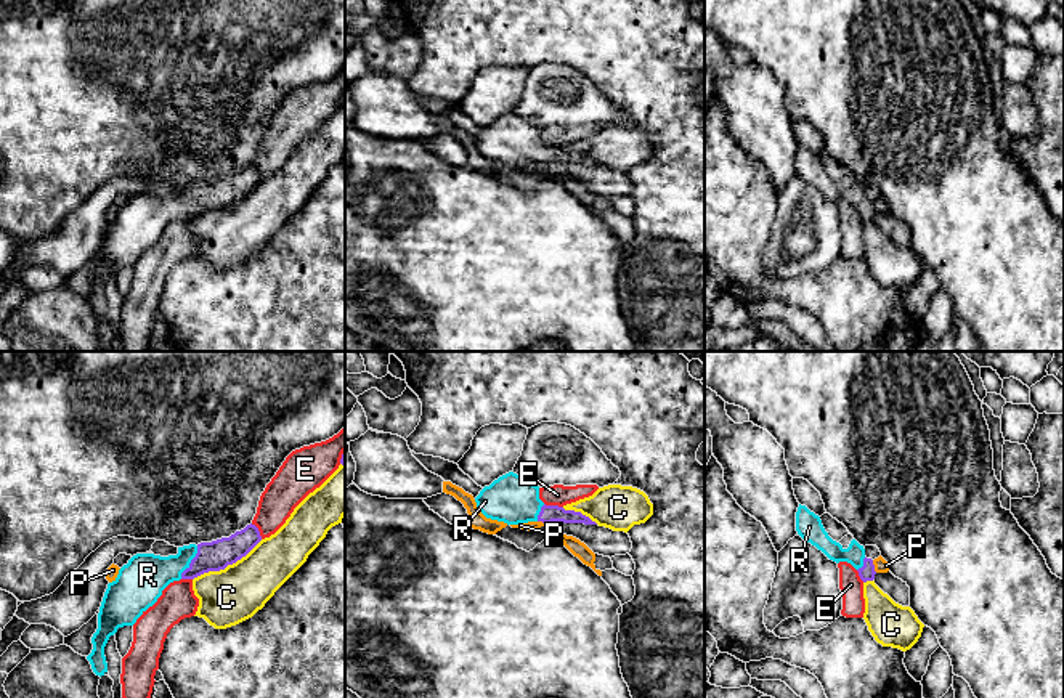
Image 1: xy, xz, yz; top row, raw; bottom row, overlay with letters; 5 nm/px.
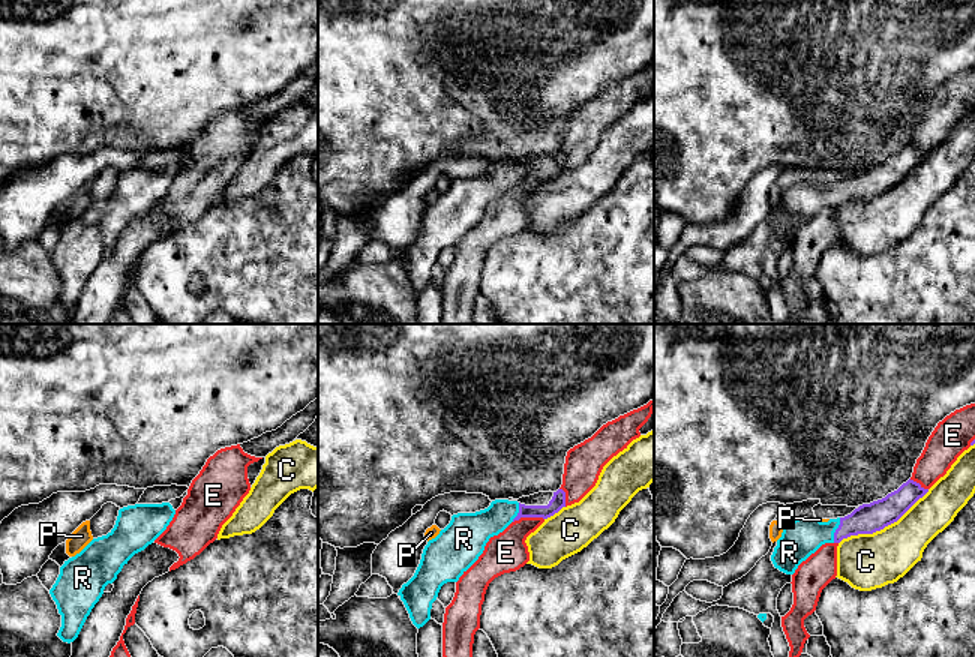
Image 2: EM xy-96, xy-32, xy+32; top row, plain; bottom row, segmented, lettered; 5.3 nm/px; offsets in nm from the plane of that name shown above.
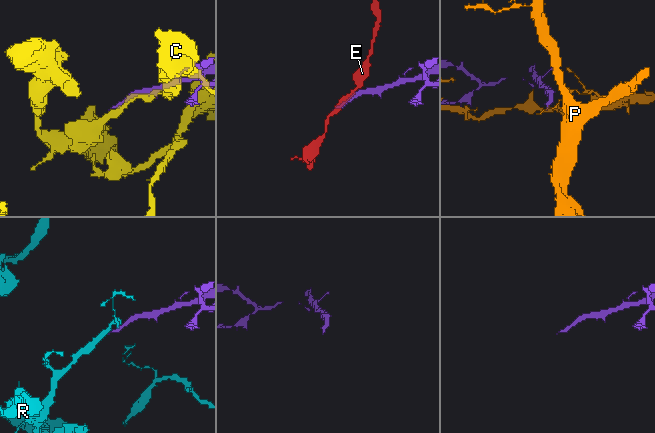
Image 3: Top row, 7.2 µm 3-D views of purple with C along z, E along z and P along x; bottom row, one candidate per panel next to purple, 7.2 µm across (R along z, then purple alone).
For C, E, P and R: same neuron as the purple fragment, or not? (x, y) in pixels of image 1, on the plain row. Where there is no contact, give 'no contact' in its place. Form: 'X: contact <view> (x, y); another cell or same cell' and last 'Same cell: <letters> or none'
C: contact xy (227, 206); another cell
E: contact xz (554, 146); another cell
P: contact yz (873, 207); another cell
R: contact xy (191, 202); same cell
Same cell: R

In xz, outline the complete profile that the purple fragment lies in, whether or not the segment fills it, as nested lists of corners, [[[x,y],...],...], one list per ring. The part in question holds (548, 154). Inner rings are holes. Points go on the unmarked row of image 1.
[[[509,112],[494,120],[489,127],[485,127],[475,138],[475,143],[486,159],[507,165],[528,162],[597,165],[581,152],[565,151],[558,146],[546,146],[539,140],[539,127],[514,112]]]

